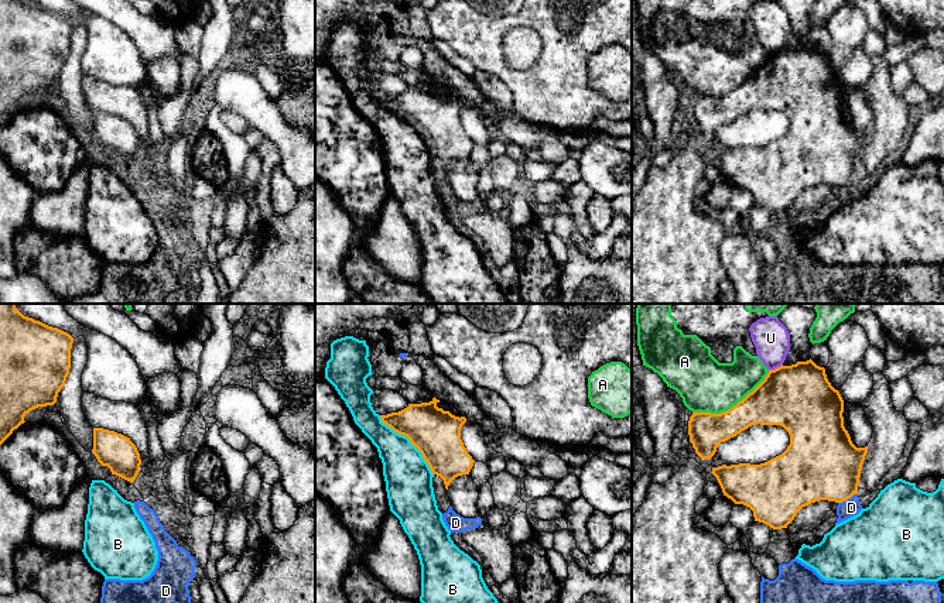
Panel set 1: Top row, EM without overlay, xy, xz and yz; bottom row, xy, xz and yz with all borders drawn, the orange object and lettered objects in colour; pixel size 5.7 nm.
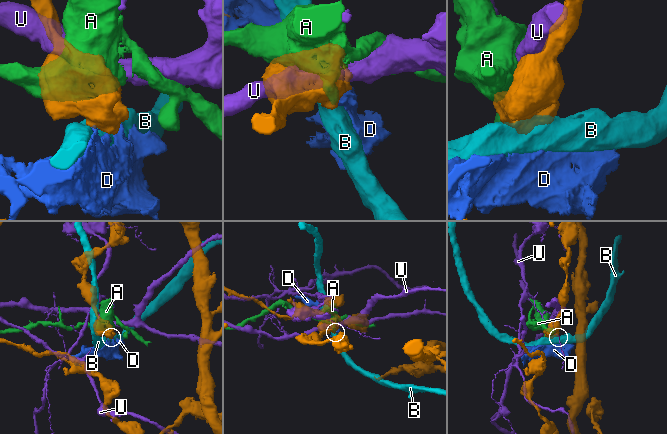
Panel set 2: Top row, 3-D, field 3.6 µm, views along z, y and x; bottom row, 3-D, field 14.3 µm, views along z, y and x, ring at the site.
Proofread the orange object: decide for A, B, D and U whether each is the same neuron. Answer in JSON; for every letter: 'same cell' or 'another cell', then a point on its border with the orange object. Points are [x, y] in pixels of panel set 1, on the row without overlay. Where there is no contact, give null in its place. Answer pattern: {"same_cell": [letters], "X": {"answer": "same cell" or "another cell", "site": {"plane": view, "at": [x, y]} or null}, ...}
{"same_cell": ["D"], "A": {"answer": "another cell", "site": {"plane": "yz", "at": [734, 89]}}, "B": {"answer": "another cell", "site": {"plane": "xz", "at": [410, 124]}}, "D": {"answer": "same cell", "site": {"plane": "yz", "at": [847, 182]}}, "U": {"answer": "another cell", "site": {"plane": "yz", "at": [775, 52]}}}

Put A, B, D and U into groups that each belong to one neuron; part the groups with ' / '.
A / B / D / U

